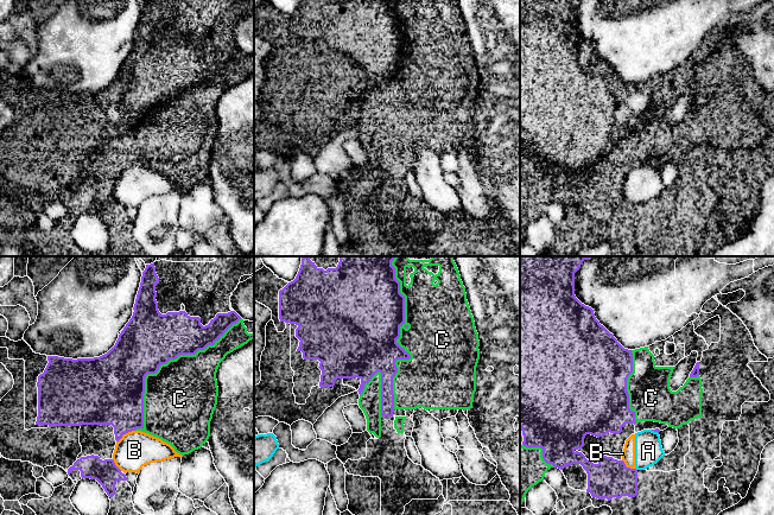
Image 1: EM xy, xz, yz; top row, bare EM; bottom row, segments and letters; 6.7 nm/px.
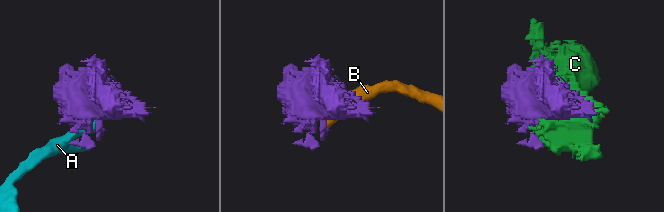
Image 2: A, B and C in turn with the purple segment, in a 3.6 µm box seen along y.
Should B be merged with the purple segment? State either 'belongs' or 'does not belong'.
does not belong

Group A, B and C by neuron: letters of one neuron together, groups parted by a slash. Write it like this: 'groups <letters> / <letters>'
groups A B / C

